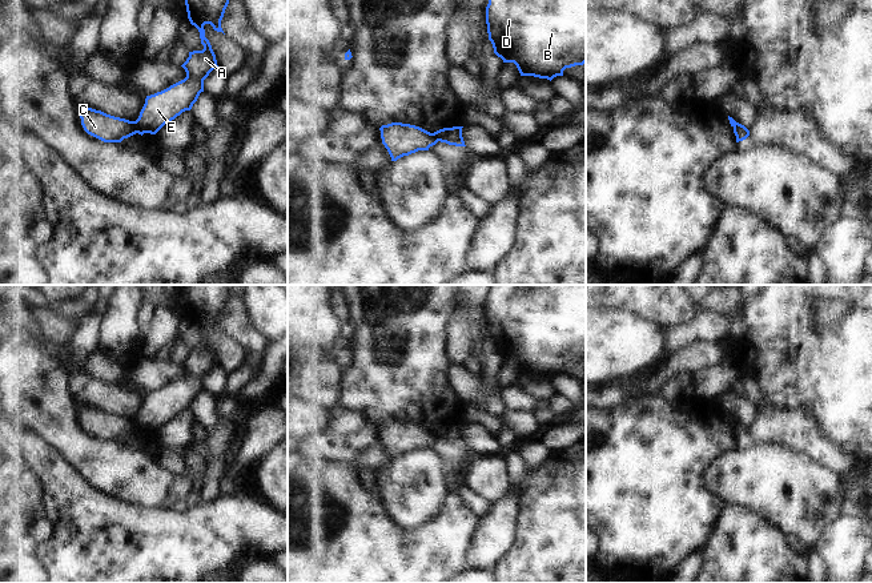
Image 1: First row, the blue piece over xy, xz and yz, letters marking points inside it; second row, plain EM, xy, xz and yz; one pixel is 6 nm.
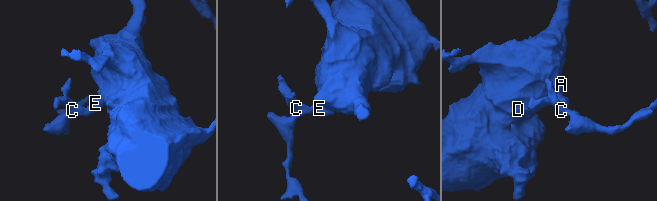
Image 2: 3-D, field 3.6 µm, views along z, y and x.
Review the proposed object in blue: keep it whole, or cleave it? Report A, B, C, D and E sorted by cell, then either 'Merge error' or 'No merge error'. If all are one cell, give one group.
Groups: A B D E / C. Merge error.

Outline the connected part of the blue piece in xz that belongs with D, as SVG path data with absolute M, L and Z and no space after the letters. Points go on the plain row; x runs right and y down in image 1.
M491 285L491 293L486 305L486 322L494 351L501 355L503 361L514 361L521 374L534 374L551 379L556 374L563 374L566 366L583 363L586 361L586 285L527 285L526 292L521 290L521 285Z

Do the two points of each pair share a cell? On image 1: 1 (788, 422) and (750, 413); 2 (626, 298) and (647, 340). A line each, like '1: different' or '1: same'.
1: different
2: different

